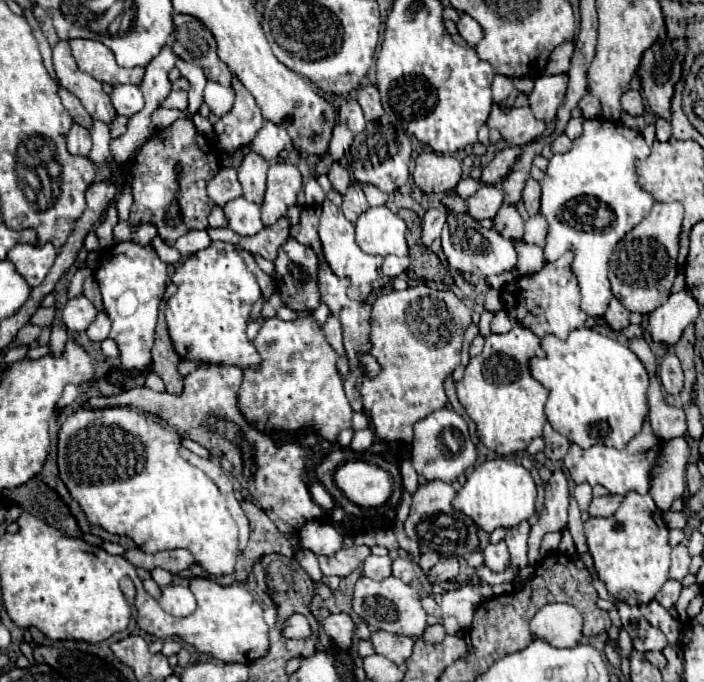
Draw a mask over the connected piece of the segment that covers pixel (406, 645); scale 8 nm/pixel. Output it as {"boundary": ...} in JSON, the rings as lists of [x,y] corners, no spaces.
{"boundary":[[[378,630],[372,634],[370,640],[374,644],[376,654],[386,656],[388,660],[392,660],[398,666],[404,664],[412,654],[412,644],[414,644],[412,638],[404,638],[404,636],[396,636],[396,634],[388,634],[388,632]]]}

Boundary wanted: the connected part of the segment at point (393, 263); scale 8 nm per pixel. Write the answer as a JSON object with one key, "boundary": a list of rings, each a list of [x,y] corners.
{"boundary":[[[386,256],[384,264],[382,264],[382,272],[388,278],[394,278],[398,274],[402,274],[408,268],[410,260],[408,258],[398,258],[398,256]]]}

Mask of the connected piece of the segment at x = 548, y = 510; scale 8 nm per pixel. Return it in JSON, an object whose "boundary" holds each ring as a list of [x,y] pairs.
{"boundary":[[[562,470],[554,472],[548,488],[544,510],[538,516],[538,522],[532,526],[528,540],[528,565],[536,567],[540,563],[540,542],[548,532],[562,532],[568,526],[568,480]]]}

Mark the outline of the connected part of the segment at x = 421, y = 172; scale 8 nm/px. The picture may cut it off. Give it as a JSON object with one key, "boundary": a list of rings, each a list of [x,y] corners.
{"boundary":[[[422,152],[416,158],[414,182],[424,194],[446,194],[456,188],[462,178],[460,162],[452,156],[440,156],[436,152]]]}

